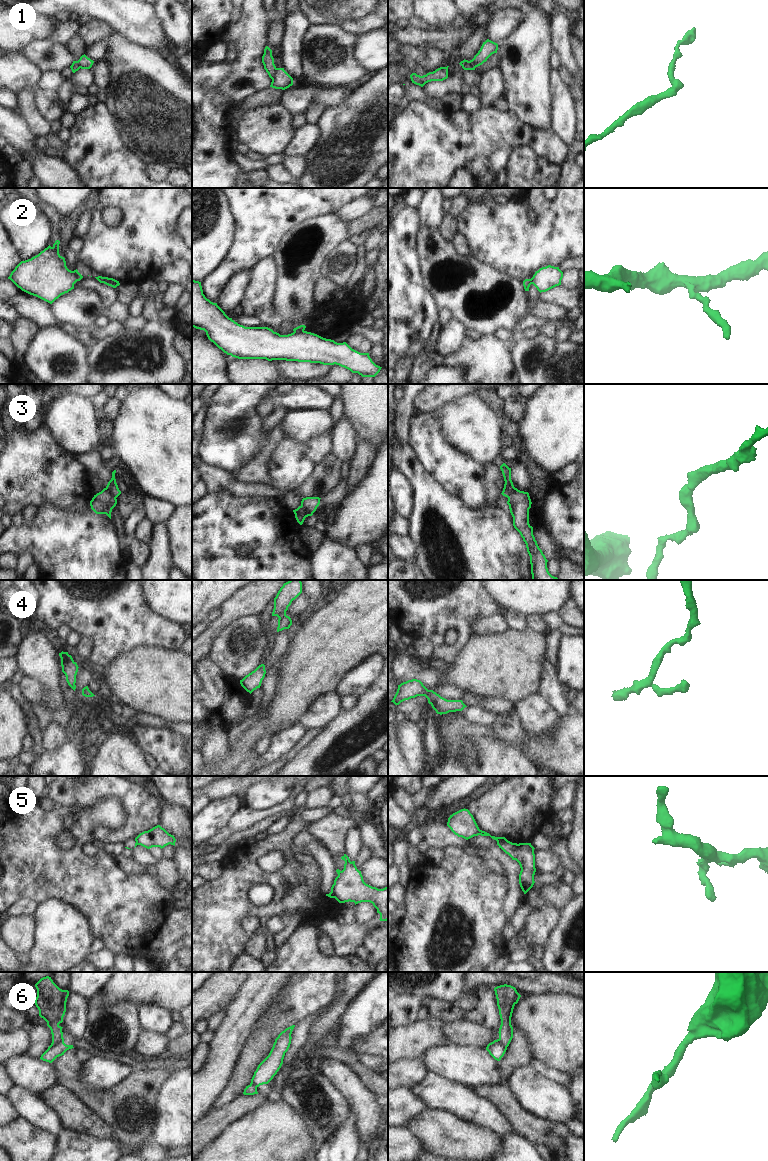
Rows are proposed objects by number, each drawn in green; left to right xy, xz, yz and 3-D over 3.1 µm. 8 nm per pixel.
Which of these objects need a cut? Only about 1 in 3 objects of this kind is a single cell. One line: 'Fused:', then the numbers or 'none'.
Fused: 1, 2, 3, 5, 6

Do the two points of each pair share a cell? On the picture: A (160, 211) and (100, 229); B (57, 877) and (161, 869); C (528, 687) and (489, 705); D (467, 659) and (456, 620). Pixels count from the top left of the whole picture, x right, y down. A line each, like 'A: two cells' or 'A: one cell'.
A: one cell
B: two cells
C: two cells
D: two cells

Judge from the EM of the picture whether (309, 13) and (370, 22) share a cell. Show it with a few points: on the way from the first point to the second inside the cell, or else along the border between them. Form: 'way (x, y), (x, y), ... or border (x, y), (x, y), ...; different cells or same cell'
way (324, 20), (355, 20); same cell

